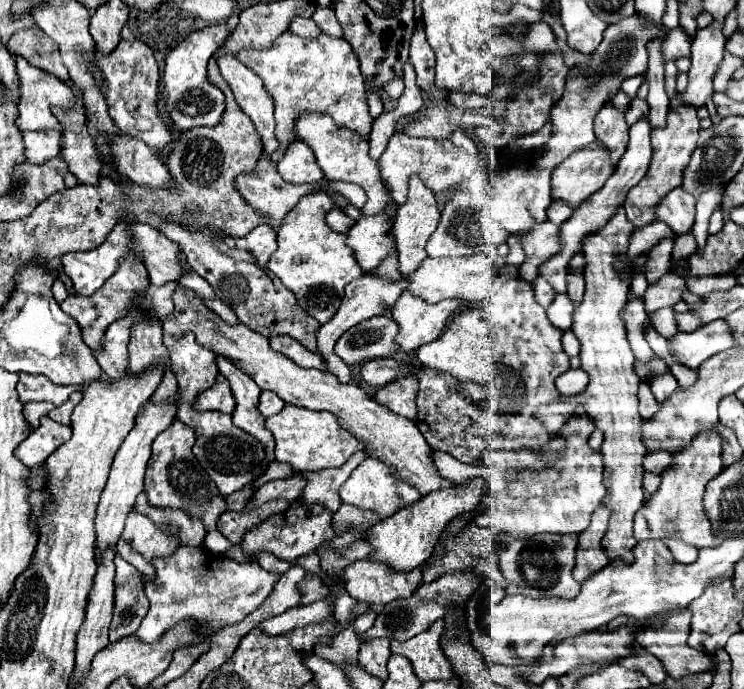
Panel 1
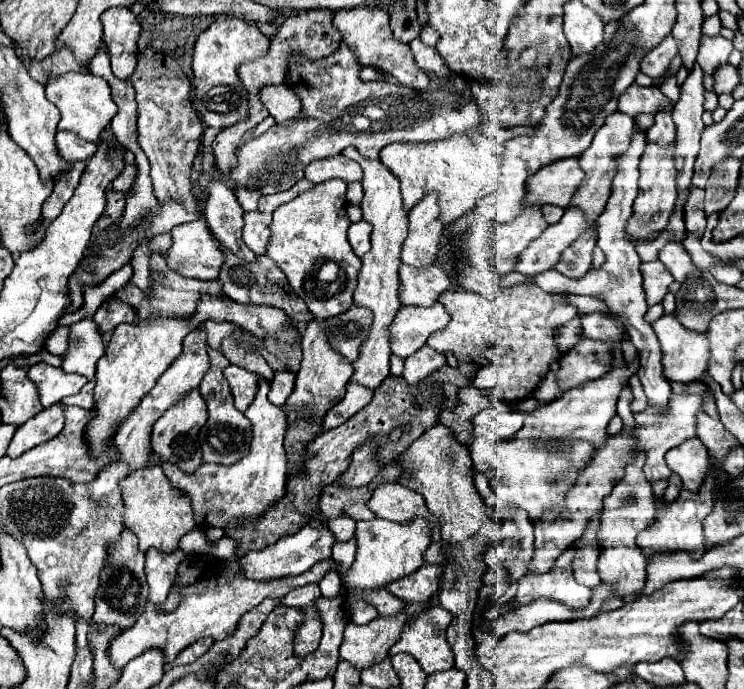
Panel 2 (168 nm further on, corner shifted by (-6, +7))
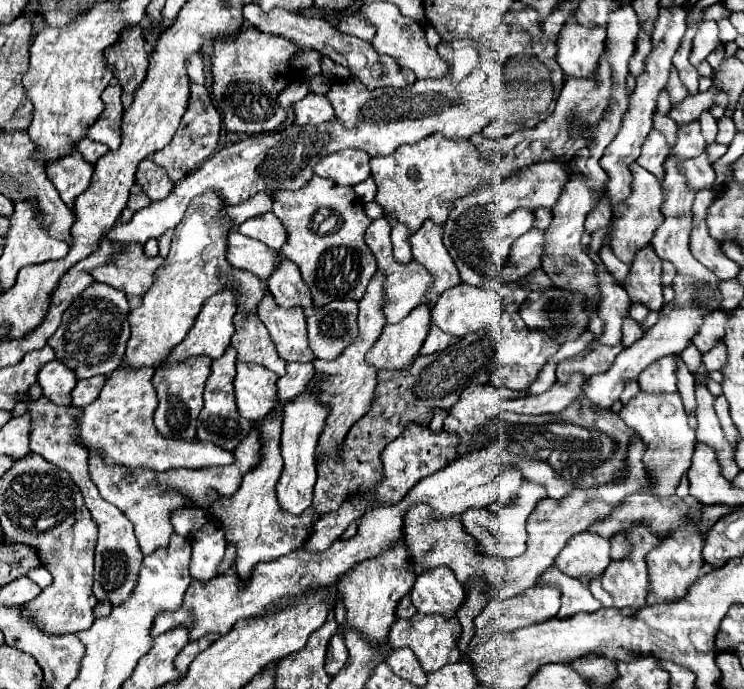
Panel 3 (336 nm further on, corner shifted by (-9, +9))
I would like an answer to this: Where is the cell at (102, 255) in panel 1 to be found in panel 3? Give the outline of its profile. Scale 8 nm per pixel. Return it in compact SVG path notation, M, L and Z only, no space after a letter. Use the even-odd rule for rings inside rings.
M232 231L228 235L228 261L238 269L250 271L260 281L266 281L274 273L278 257L280 251L268 249L262 241L246 237L240 231Z

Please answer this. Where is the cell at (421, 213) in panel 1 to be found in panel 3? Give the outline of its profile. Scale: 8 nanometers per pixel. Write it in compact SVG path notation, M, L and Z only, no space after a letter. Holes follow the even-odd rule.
M426 221L418 233L410 237L412 255L414 259L432 273L434 285L428 291L428 297L424 297L426 305L434 305L440 297L440 293L456 287L460 283L458 269L448 255L444 243L442 243L442 227L434 225L432 221Z

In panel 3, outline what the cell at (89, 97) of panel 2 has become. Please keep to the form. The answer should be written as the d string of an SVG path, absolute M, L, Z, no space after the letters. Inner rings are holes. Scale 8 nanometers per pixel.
M108 85L102 93L102 101L106 105L104 113L96 119L96 125L92 125L88 129L88 137L92 141L100 141L106 143L110 147L110 151L116 151L120 147L120 125L122 125L122 115L124 115L124 107L120 101L122 89L120 85Z

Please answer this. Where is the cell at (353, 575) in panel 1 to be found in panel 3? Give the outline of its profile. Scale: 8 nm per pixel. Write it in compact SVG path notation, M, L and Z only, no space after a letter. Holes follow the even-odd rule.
M436 567L418 575L410 599L424 615L438 613L452 619L464 603L466 591L448 567Z

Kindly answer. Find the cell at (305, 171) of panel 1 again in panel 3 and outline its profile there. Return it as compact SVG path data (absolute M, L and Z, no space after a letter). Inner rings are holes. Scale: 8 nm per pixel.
M358 149L338 151L322 157L314 165L314 173L320 177L332 177L340 185L356 185L370 177L370 157Z

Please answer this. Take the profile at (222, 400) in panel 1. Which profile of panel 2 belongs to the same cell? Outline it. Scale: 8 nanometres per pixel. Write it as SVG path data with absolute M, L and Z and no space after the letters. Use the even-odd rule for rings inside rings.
M229 365L225 371L223 371L225 379L229 381L229 387L231 387L231 395L235 399L235 407L239 411L245 411L253 397L255 397L255 391L257 391L257 373L251 373L243 367L237 367L237 365Z

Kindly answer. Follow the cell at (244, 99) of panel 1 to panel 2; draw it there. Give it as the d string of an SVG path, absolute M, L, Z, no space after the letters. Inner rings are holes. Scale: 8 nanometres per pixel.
M285 85L261 87L259 95L261 95L261 103L267 107L269 115L277 123L295 119L299 115L299 111L301 111L299 97L289 87L285 87Z

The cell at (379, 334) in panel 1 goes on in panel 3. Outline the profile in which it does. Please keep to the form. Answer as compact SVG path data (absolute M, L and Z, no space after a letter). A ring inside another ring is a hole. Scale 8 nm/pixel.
M332 301L308 315L308 345L318 359L336 359L358 335L358 303Z

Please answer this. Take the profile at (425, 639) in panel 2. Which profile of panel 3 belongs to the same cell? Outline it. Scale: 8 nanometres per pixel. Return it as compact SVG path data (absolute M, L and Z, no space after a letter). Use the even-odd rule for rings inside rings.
M418 613L414 615L412 619L398 619L394 625L392 625L392 631L390 631L390 647L410 647L422 669L426 673L430 671L436 671L448 663L456 663L462 659L460 655L460 649L458 649L458 639L462 635L462 627L458 623L458 619L446 619L442 615L424 615L424 613Z

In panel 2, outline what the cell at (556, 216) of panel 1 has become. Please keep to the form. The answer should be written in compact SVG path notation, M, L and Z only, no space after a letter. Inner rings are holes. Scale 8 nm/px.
M543 205L543 207L541 207L541 213L545 215L545 219L547 219L549 223L557 223L557 219L561 219L563 211L565 211L565 209L561 209L561 207L557 207L557 205Z

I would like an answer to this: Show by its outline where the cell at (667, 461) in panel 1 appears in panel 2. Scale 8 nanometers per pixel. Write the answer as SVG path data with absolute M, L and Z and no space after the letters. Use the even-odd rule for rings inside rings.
M689 439L665 455L667 467L677 473L689 491L697 491L709 471L709 455L699 439Z

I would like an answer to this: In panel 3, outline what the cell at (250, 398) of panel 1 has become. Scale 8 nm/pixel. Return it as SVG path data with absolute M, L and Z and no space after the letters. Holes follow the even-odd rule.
M280 409L280 415L276 415L276 419L264 421L264 425L260 427L260 433L264 435L260 465L244 475L242 485L234 495L220 497L208 509L208 515L212 515L210 521L222 527L226 543L236 547L234 569L240 581L248 581L248 577L252 575L252 569L258 563L268 563L272 559L284 557L294 549L298 549L300 545L304 545L304 537L308 537L308 529L312 529L314 522L319 518L312 507L294 517L290 513L284 513L276 501L276 483L282 471L280 429L282 429L282 409Z

